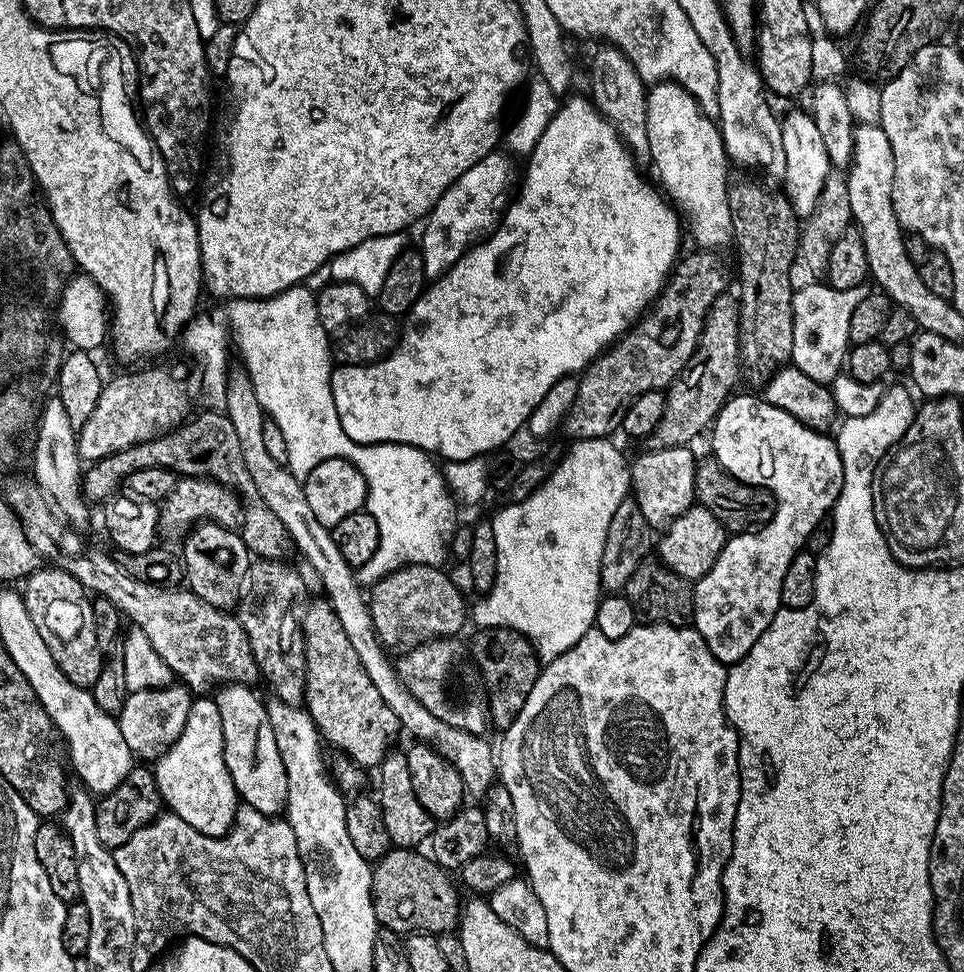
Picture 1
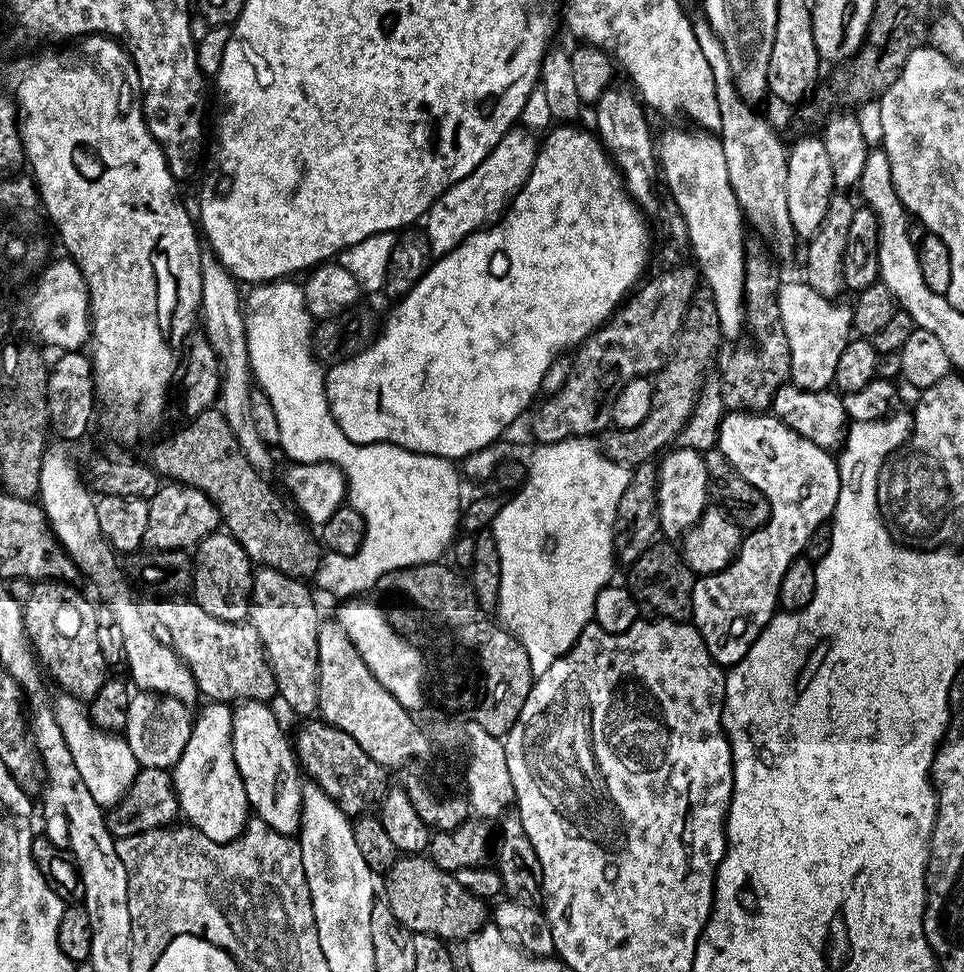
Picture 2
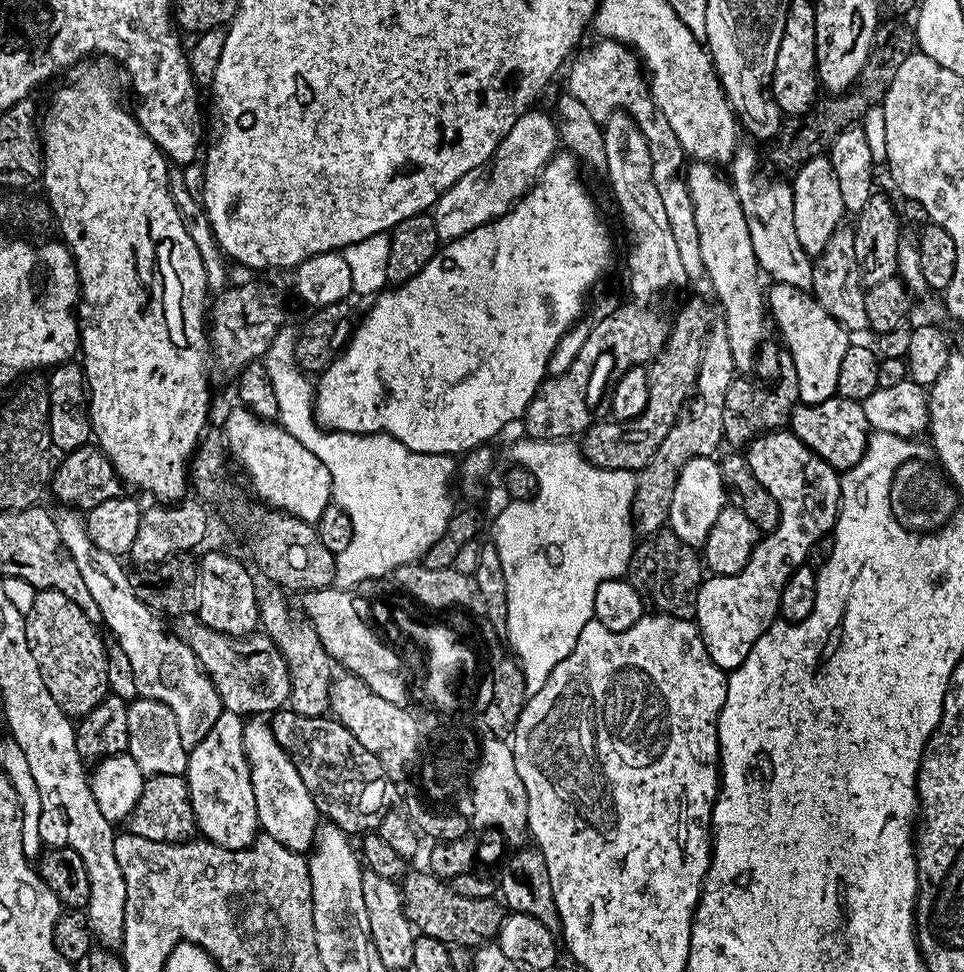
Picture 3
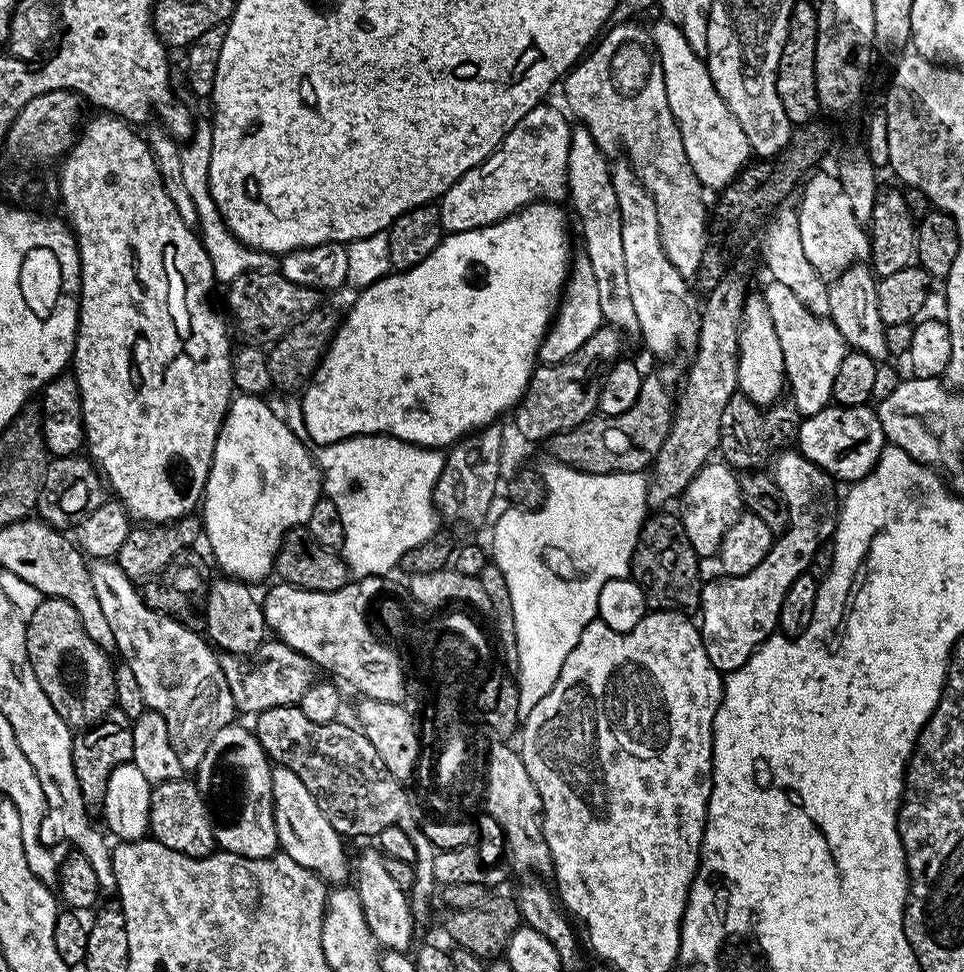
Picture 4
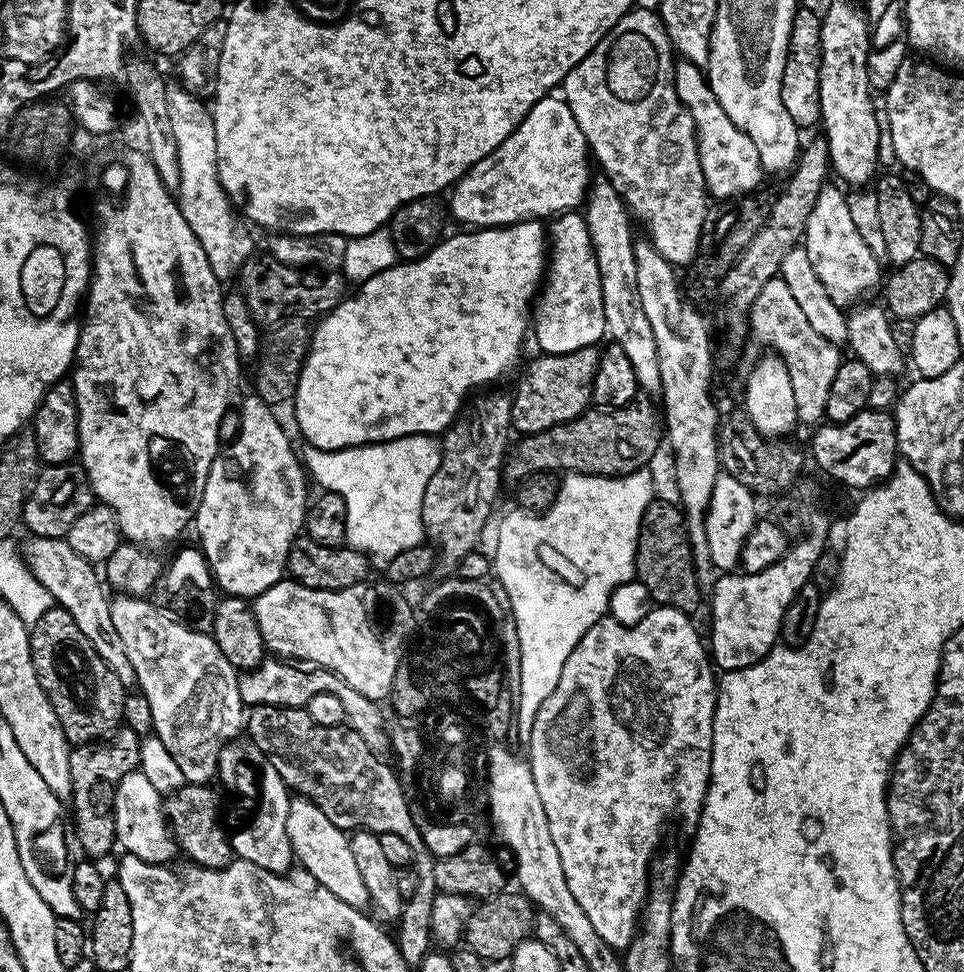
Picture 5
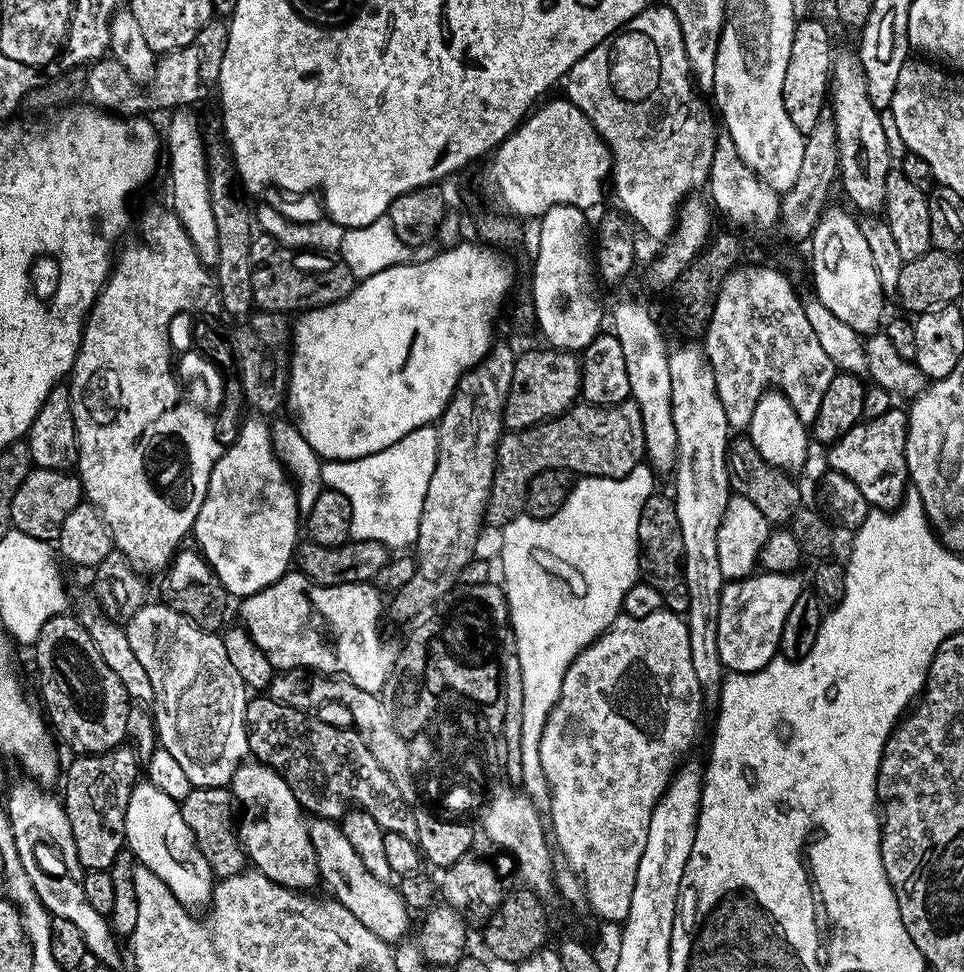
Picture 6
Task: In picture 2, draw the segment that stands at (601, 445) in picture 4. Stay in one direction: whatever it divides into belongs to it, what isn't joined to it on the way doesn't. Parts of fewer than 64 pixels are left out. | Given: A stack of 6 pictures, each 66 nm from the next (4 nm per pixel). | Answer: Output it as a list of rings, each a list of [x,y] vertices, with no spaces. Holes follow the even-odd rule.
[[[697,291],[684,319],[684,330],[680,334],[678,347],[667,366],[655,377],[656,398],[650,414],[646,416],[646,422],[633,428],[609,431],[603,437],[605,440],[602,440],[602,451],[609,460],[629,466],[648,464],[651,456],[659,457],[669,447],[667,444],[679,437],[709,379],[708,367],[716,356],[720,340],[722,341],[722,333],[716,304],[707,291]]]

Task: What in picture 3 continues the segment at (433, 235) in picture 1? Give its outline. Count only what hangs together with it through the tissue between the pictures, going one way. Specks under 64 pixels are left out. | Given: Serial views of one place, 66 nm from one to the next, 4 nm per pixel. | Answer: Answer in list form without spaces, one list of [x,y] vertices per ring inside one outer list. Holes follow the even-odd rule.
[[[529,110],[510,126],[510,130],[502,138],[502,142],[496,147],[496,153],[491,160],[487,160],[482,166],[462,174],[454,186],[450,186],[443,194],[436,199],[430,215],[434,226],[438,230],[441,241],[457,240],[466,235],[470,230],[474,230],[483,224],[489,224],[500,216],[505,216],[511,212],[516,201],[521,200],[525,194],[532,190],[532,185],[540,179],[540,172],[552,161],[553,156],[558,151],[558,137],[556,134],[556,120],[551,115],[544,112]]]

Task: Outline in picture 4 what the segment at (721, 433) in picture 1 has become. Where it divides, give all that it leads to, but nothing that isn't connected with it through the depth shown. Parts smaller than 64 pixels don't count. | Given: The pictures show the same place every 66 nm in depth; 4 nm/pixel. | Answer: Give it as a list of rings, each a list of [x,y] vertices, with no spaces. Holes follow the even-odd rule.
[[[799,450],[781,451],[771,465],[770,475],[789,510],[788,528],[773,539],[772,549],[750,574],[724,576],[709,584],[707,581],[700,590],[700,637],[710,662],[722,674],[741,668],[756,653],[756,647],[777,631],[786,590],[790,590],[794,578],[811,569],[814,550],[831,541],[836,531],[838,496],[836,500],[837,485],[833,477],[807,460]]]

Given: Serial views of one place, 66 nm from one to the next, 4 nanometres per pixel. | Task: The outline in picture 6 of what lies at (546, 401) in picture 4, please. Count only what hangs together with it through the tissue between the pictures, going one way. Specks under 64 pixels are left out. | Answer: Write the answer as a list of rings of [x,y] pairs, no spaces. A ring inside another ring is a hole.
[[[551,346],[544,348],[537,352],[521,351],[516,357],[514,378],[504,407],[505,429],[520,432],[541,424],[543,420],[554,420],[581,399],[580,360],[571,352]]]

